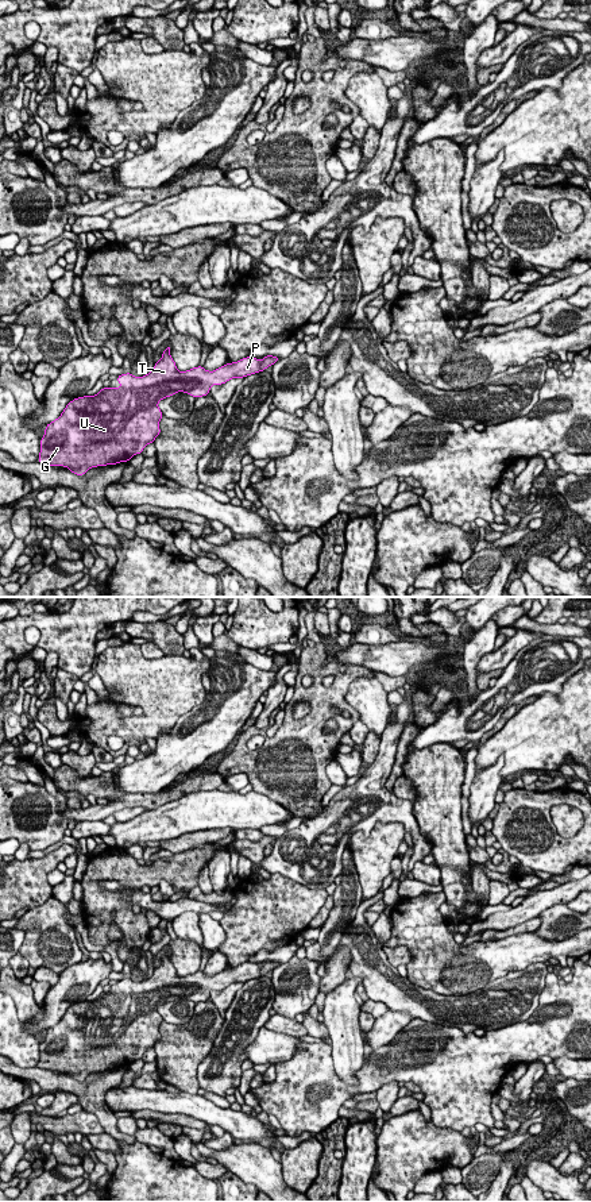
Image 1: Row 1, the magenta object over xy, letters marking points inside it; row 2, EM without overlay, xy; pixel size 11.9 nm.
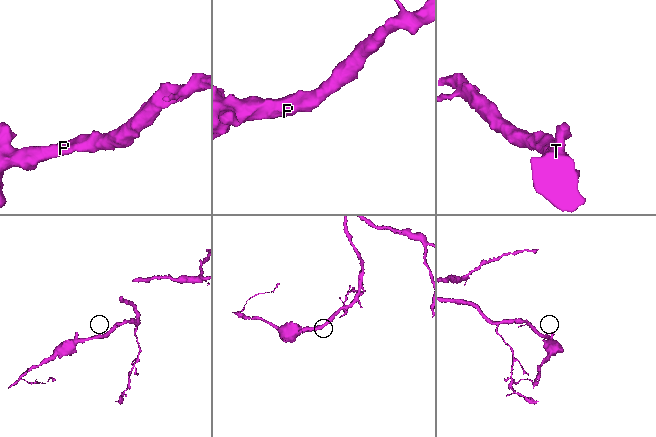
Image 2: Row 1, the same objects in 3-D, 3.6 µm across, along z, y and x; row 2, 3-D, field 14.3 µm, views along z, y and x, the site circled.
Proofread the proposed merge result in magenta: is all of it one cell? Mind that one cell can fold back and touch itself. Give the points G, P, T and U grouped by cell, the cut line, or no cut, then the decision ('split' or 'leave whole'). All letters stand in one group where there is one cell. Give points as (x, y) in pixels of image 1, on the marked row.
groups G P T U; cut none; leave whole

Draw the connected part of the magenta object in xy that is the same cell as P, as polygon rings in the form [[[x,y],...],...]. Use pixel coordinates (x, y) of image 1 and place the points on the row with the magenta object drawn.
[[[170,347],[162,352],[162,359],[154,369],[143,375],[134,377],[131,373],[117,375],[121,388],[103,388],[94,396],[84,396],[72,400],[61,416],[49,423],[45,436],[40,439],[40,452],[36,462],[50,466],[65,466],[76,475],[84,475],[90,467],[117,465],[128,462],[134,455],[142,454],[148,443],[154,443],[161,434],[159,420],[163,413],[158,402],[178,392],[193,397],[209,396],[212,385],[223,385],[232,378],[244,378],[266,370],[279,361],[278,357],[266,355],[260,362],[258,358],[246,357],[237,362],[227,363],[213,371],[197,366],[186,371],[178,371],[170,357]]]

